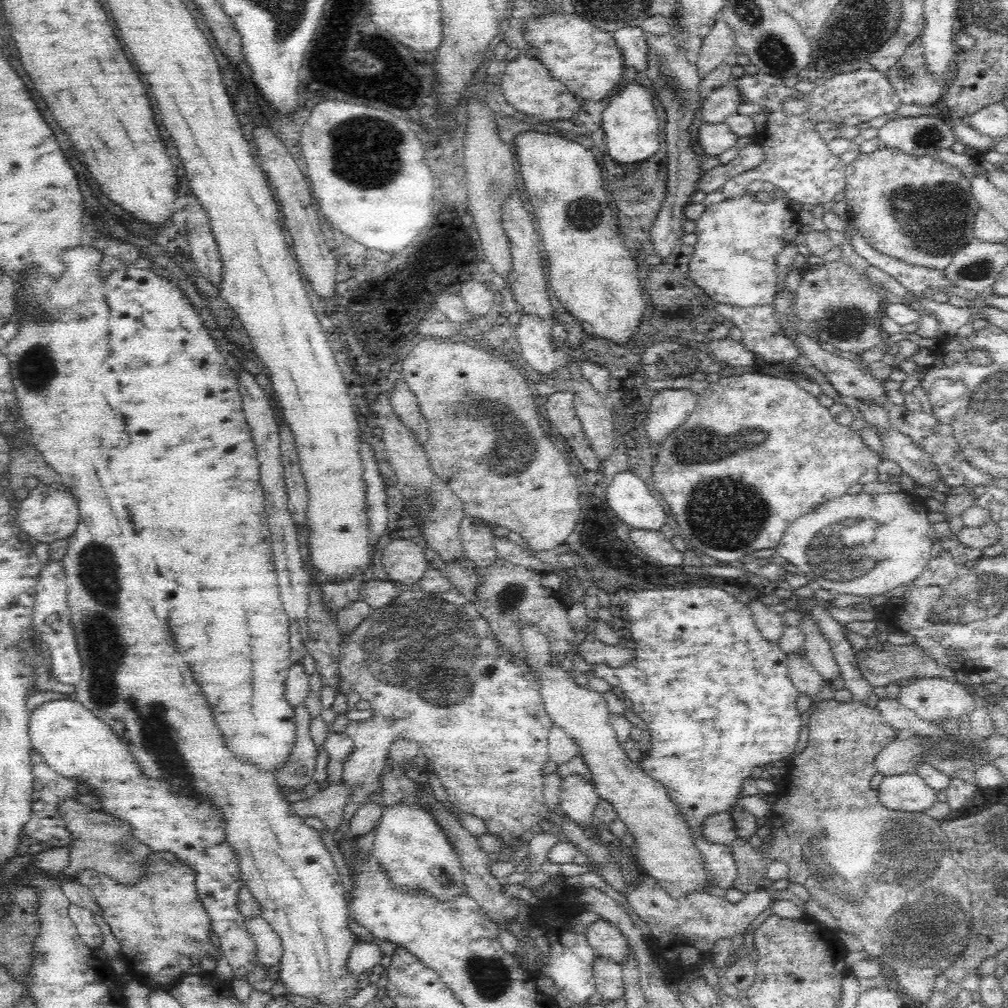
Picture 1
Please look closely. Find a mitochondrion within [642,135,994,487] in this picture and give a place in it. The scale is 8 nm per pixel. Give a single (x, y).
(935, 217)

